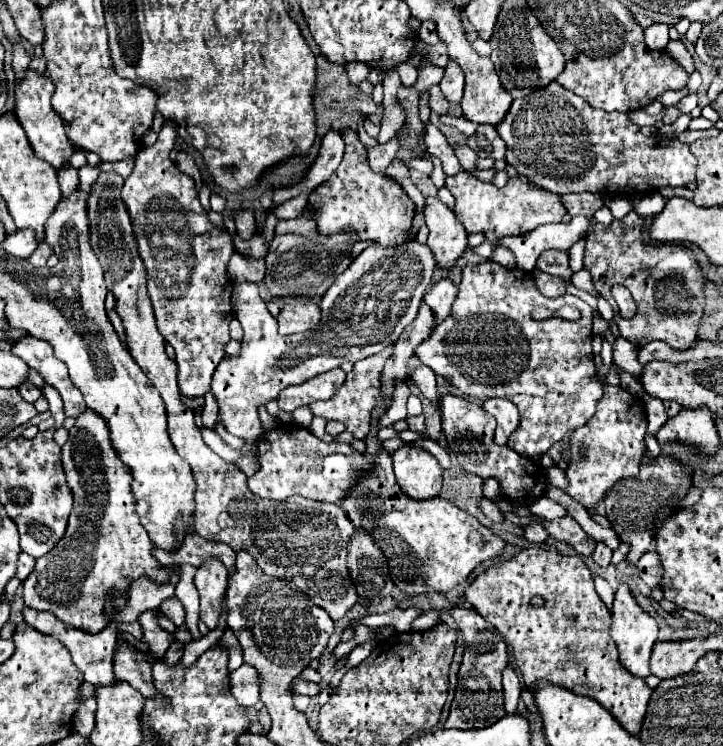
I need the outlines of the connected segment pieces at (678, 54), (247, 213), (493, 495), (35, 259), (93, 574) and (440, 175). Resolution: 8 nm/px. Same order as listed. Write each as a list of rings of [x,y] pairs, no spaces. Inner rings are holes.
[[[670,40],[665,52],[691,74],[695,70],[694,61],[682,40]]]
[[[237,210],[233,216],[235,216],[235,224],[237,224],[237,234],[243,240],[249,240],[255,232],[255,212],[253,210]]]
[[[485,480],[483,482],[483,496],[495,500],[495,502],[503,502],[505,498],[501,496],[501,486],[497,484],[497,480]]]
[[[39,244],[39,248],[29,256],[29,264],[33,264],[35,268],[43,268],[51,254],[53,254],[53,250],[47,244]]]
[[[87,408],[83,414],[77,416],[75,426],[69,430],[69,440],[63,446],[63,470],[65,470],[65,476],[67,476],[67,484],[69,484],[69,488],[73,490],[73,496],[75,496],[73,512],[69,516],[65,536],[55,544],[55,548],[51,552],[37,558],[31,576],[27,576],[23,580],[25,604],[29,608],[35,608],[35,610],[53,612],[59,620],[63,620],[63,622],[67,622],[67,624],[71,624],[79,630],[96,634],[108,625],[104,608],[105,600],[109,596],[115,596],[113,598],[113,608],[119,610],[129,602],[129,590],[133,586],[133,580],[151,578],[155,584],[161,586],[161,584],[167,584],[173,574],[179,574],[179,584],[175,586],[175,596],[185,606],[185,612],[187,612],[185,624],[191,630],[193,640],[201,638],[201,632],[197,628],[197,622],[199,622],[199,594],[197,594],[197,588],[193,586],[195,568],[193,566],[183,566],[183,564],[179,564],[177,568],[165,566],[153,556],[153,550],[157,550],[157,546],[153,544],[153,540],[149,540],[149,534],[139,524],[137,502],[133,500],[133,490],[131,490],[133,476],[131,476],[129,468],[125,468],[125,464],[121,464],[121,458],[117,456],[117,450],[113,448],[113,444],[107,436],[105,418],[97,416],[97,412]]]
[[[422,155],[421,158],[428,159],[433,163],[434,168],[431,174],[431,180],[435,184],[435,186],[438,189],[440,189],[442,185],[445,185],[445,179],[447,177],[443,171],[441,161],[433,155],[429,155],[429,156]]]

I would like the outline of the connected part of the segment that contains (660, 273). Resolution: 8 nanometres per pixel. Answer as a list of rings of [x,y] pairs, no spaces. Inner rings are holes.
[[[629,212],[621,220],[613,220],[611,226],[593,224],[589,230],[589,236],[585,238],[585,270],[589,270],[589,274],[593,276],[593,284],[595,284],[597,292],[615,310],[617,310],[617,304],[611,296],[613,286],[621,284],[633,294],[633,298],[637,302],[637,314],[633,318],[621,318],[619,314],[615,314],[615,318],[613,318],[613,322],[617,324],[619,334],[623,334],[623,338],[627,338],[637,348],[641,348],[653,340],[663,340],[675,350],[687,350],[697,340],[697,328],[699,328],[699,322],[703,316],[703,306],[705,306],[707,280],[703,278],[703,270],[701,270],[699,262],[695,260],[695,254],[689,248],[685,248],[681,244],[645,242],[643,234],[641,234],[643,224],[645,224],[645,220],[641,216],[637,216],[635,212]]]

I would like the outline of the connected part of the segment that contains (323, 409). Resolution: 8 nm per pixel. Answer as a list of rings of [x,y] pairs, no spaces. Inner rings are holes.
[[[389,344],[389,348],[385,348],[385,352],[379,352],[377,356],[369,356],[365,360],[355,362],[353,370],[347,374],[345,384],[341,390],[335,392],[333,398],[325,400],[325,402],[317,402],[311,404],[311,412],[317,416],[323,416],[325,420],[339,420],[345,424],[345,428],[355,436],[355,438],[365,438],[369,432],[369,420],[371,420],[371,410],[379,400],[379,378],[381,378],[381,370],[383,370],[383,360],[389,358],[389,352],[393,350],[393,344]]]

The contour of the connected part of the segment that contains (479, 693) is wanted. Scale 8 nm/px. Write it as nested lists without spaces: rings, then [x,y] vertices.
[[[453,608],[451,616],[457,622],[459,630],[463,630],[465,652],[459,668],[459,684],[455,688],[455,698],[445,728],[459,728],[459,730],[485,728],[505,716],[501,670],[507,666],[509,654],[503,640],[499,640],[501,638],[499,632],[487,620],[483,620],[475,610]]]

